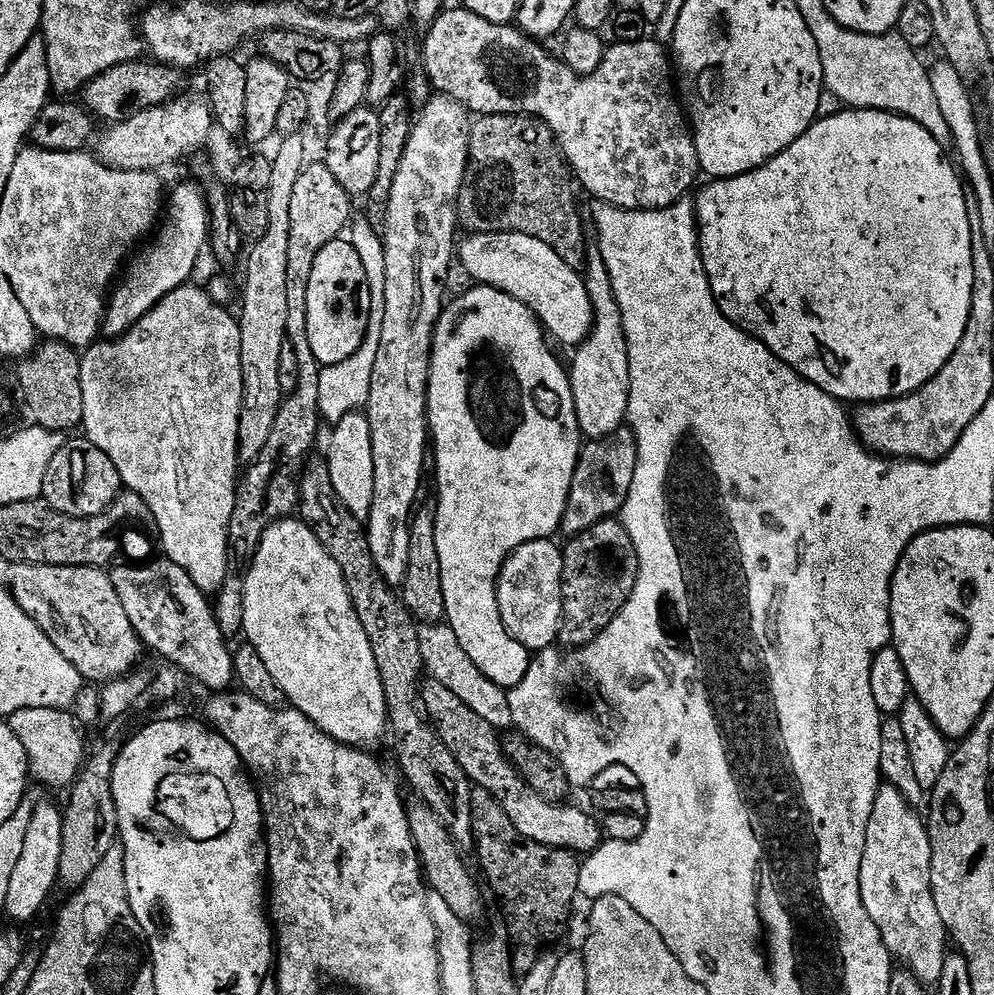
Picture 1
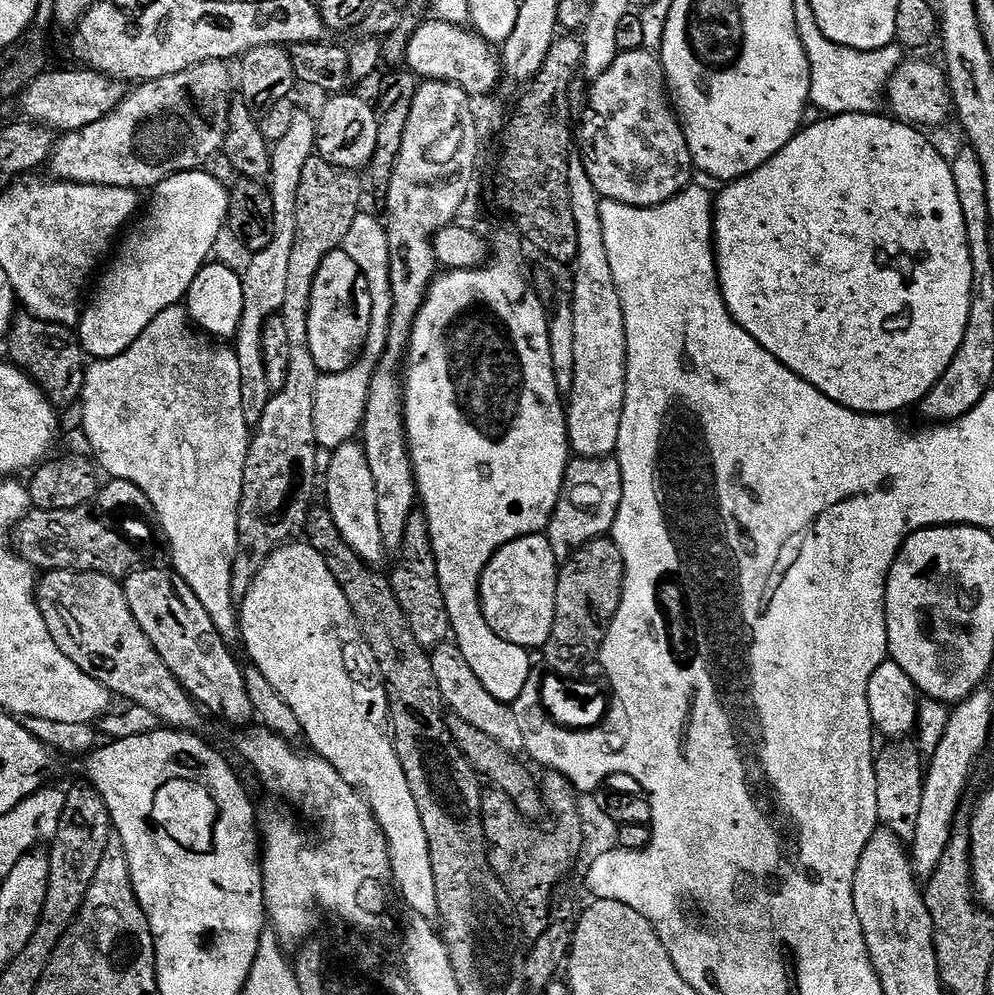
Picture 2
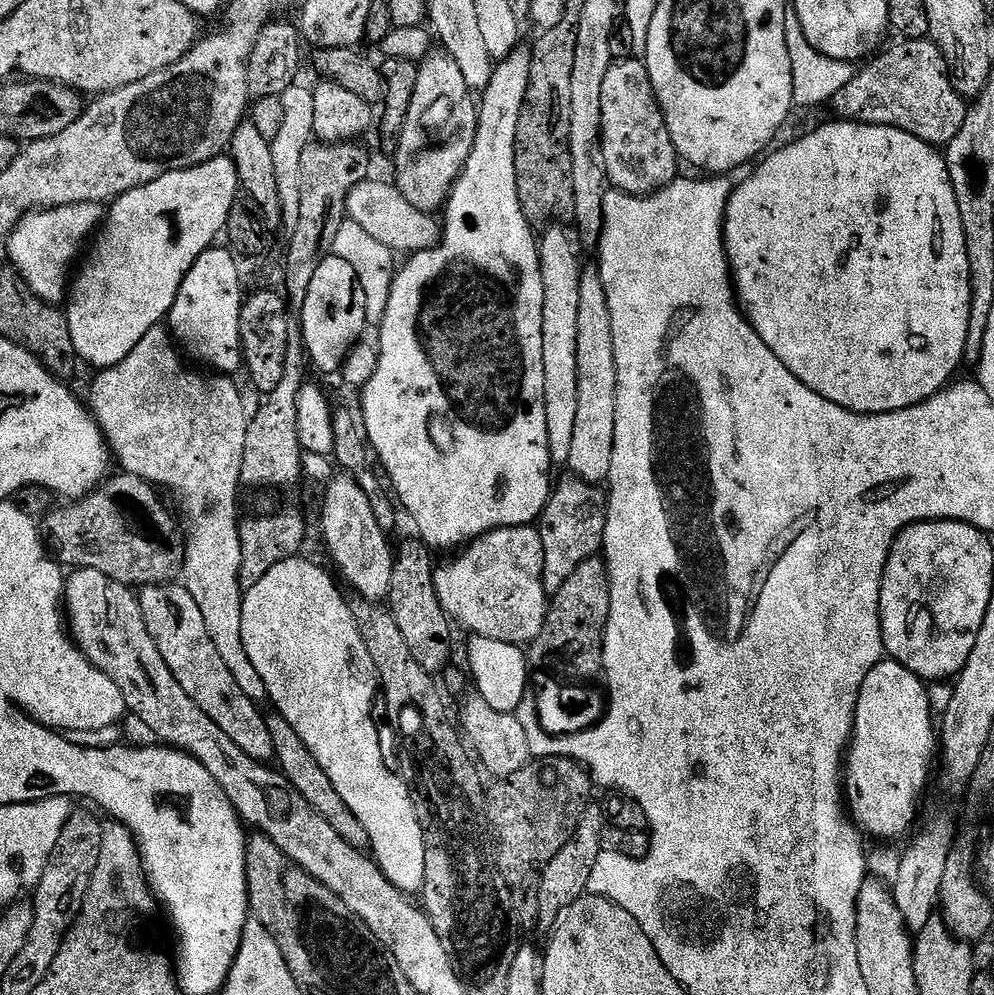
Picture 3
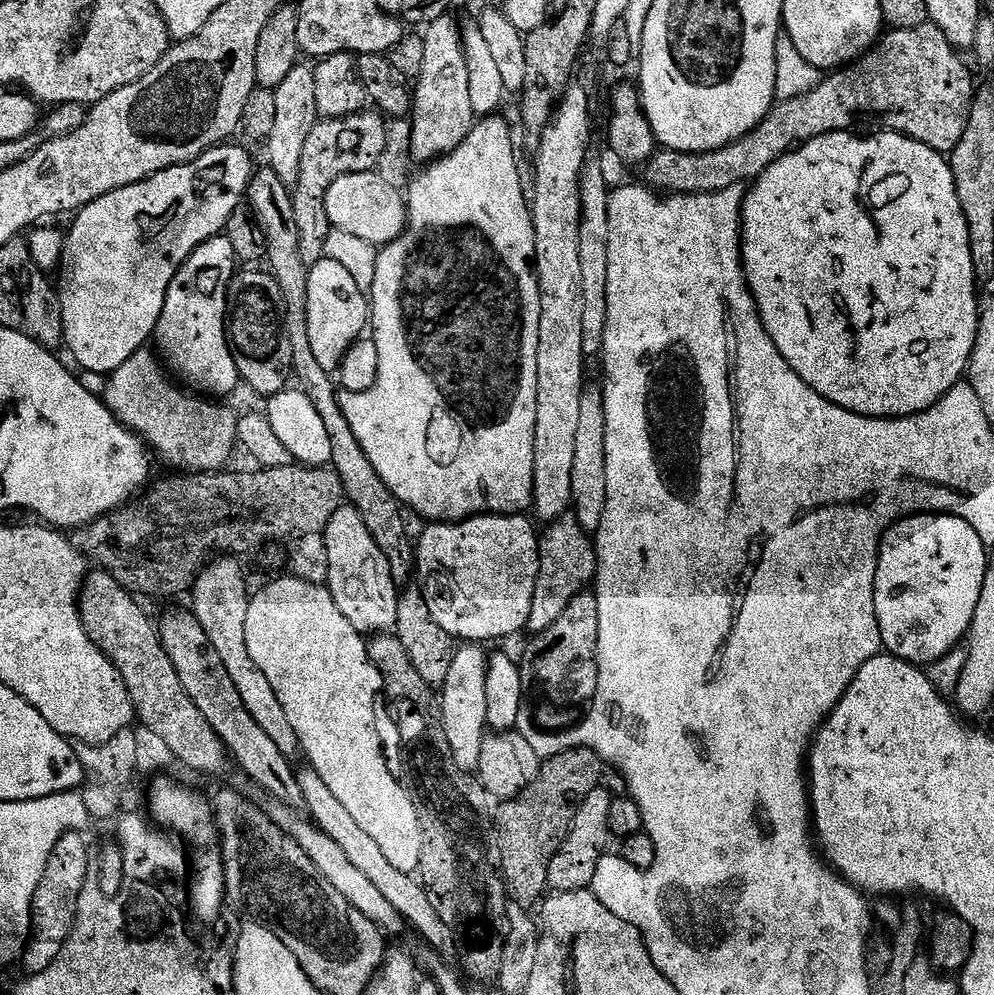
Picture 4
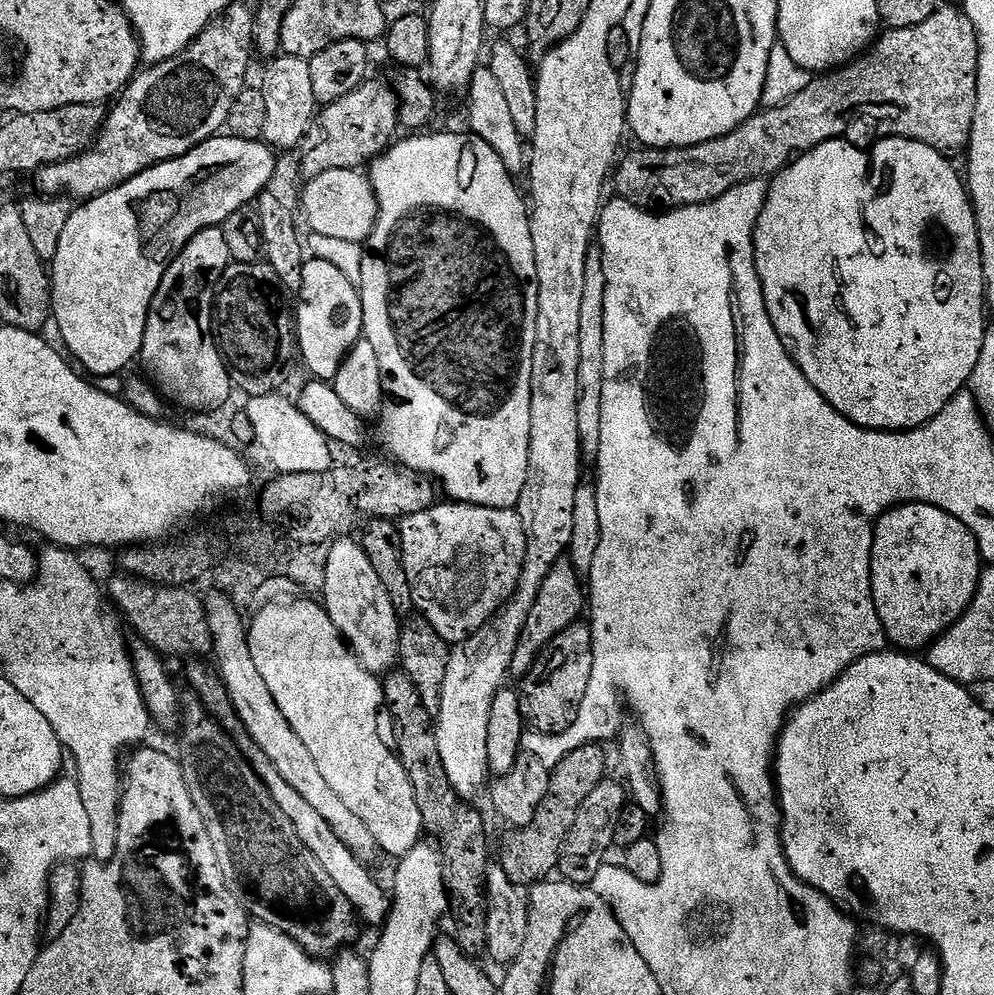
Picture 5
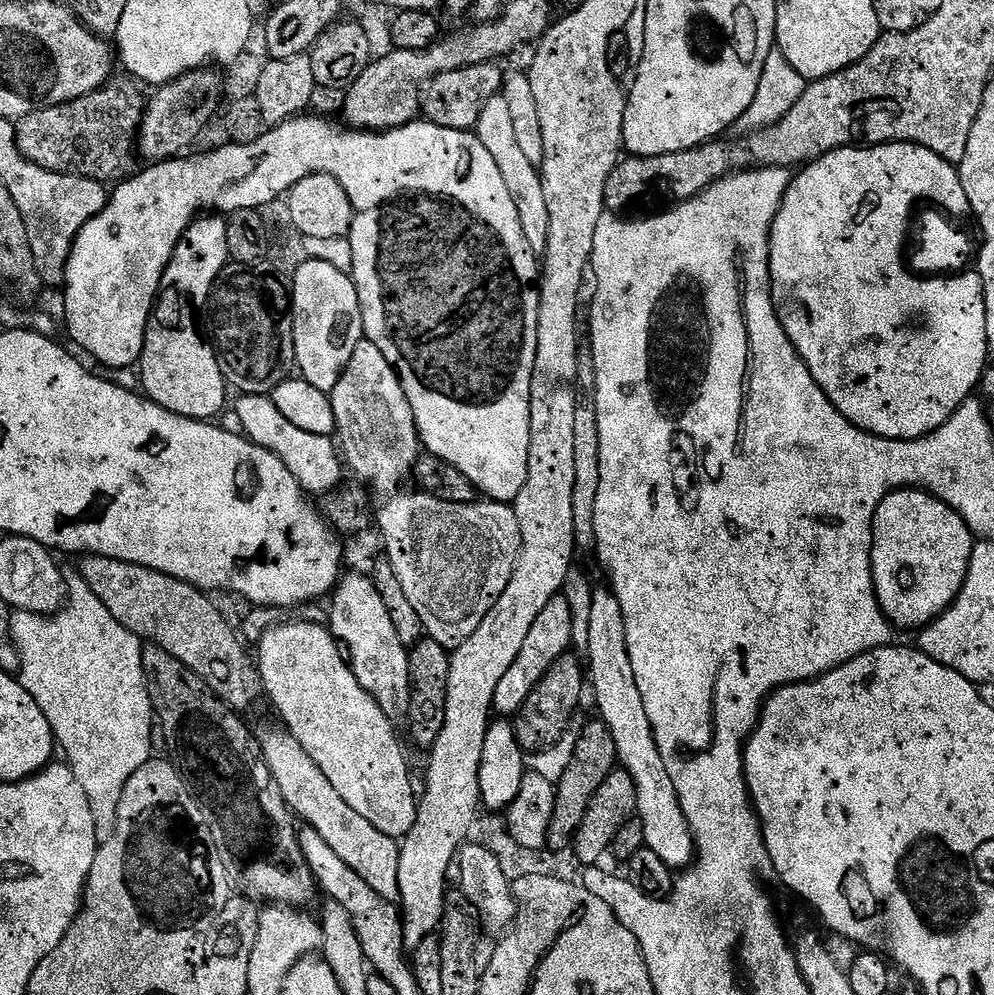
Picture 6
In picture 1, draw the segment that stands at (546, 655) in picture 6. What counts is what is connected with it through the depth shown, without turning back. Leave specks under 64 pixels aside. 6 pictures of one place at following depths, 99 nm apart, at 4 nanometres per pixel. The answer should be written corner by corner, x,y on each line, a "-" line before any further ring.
627,426
601,440
588,440
580,449
580,461
574,470
574,482
560,532
571,538
582,530
590,530
590,526
598,522
613,519
628,503
630,482
636,480
634,466
637,460
636,439

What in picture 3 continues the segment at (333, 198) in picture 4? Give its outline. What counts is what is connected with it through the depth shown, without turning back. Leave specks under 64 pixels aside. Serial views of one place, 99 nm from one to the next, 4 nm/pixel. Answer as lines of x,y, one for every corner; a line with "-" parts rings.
363,180
348,195
347,219
353,220
366,230
366,234
382,242
382,246
391,248
393,253
411,254
421,252
427,248
433,248
438,242
438,224
431,215
406,202
402,194
397,190
395,183
382,185
377,182

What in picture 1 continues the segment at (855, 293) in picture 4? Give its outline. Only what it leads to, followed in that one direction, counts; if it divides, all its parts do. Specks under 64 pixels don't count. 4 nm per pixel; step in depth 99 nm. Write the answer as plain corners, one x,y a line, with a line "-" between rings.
848,108
840,111
844,112
836,112
833,116
826,117
827,115
825,115
823,118
817,119
815,124
808,127
806,134
802,134
802,138
798,138
790,146
786,146
786,150
782,150
782,154
770,158
770,162
766,162
761,168
755,168
741,176
726,176
708,182
708,185
701,190
700,197
695,197
694,203
696,205
696,222
700,233
702,262
714,298
725,318
732,324
738,325
742,331
753,336
758,342
762,342
779,360
786,362
786,366
790,366
802,378
814,382
814,386
826,390
826,394
830,394
835,400
859,406
877,404
883,400
890,400
893,396
909,396
914,390
918,390
923,384
930,382
930,378
934,378
938,374
938,370
942,370
942,366
946,366
946,362
950,362
950,354
954,354
954,350
958,350
958,342
962,342
962,334
966,334
966,318
970,318
970,298
974,294
974,254
972,253
970,214
966,206
966,189
963,184
965,181
962,179
957,165
950,159
949,153
934,138
934,134
930,134
930,130
926,130
910,117
898,116
895,112
879,112
873,108

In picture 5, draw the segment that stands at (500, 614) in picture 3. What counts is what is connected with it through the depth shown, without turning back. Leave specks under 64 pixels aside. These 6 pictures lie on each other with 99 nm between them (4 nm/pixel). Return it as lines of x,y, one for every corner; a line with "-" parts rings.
438,502
432,508
403,517
399,526
402,558
406,578
410,578
410,594
414,594
415,611
428,620
449,645
469,640
516,593
528,550
526,530
516,508
479,508
473,504

